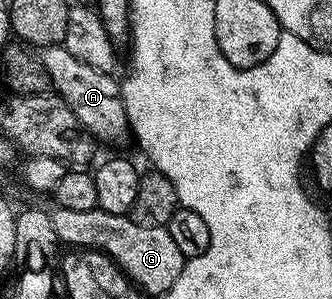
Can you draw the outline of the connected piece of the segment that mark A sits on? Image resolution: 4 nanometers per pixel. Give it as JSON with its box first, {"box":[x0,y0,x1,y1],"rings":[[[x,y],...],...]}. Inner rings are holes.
{"box":[39,45,130,143],"rings":[[[64,45],[44,48],[39,55],[45,72],[49,74],[52,90],[60,95],[75,113],[82,127],[98,140],[106,139],[109,143],[117,143],[124,135],[130,134],[127,113],[121,96],[121,84],[114,76],[91,65],[77,60]],[[101,138],[101,139],[100,139]]]}

